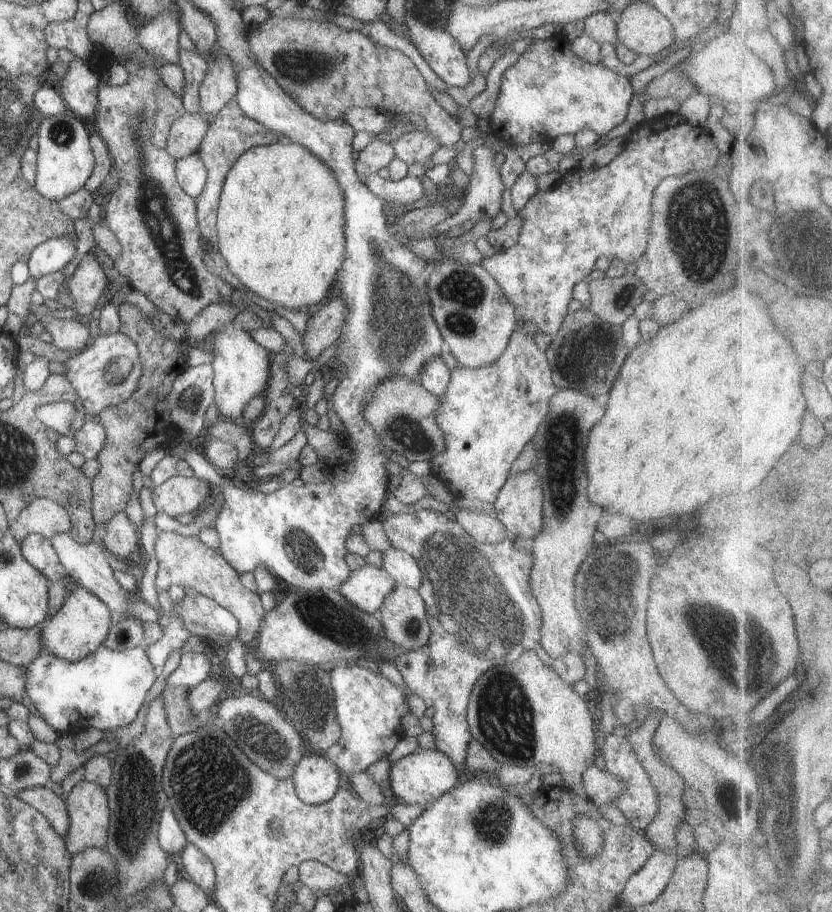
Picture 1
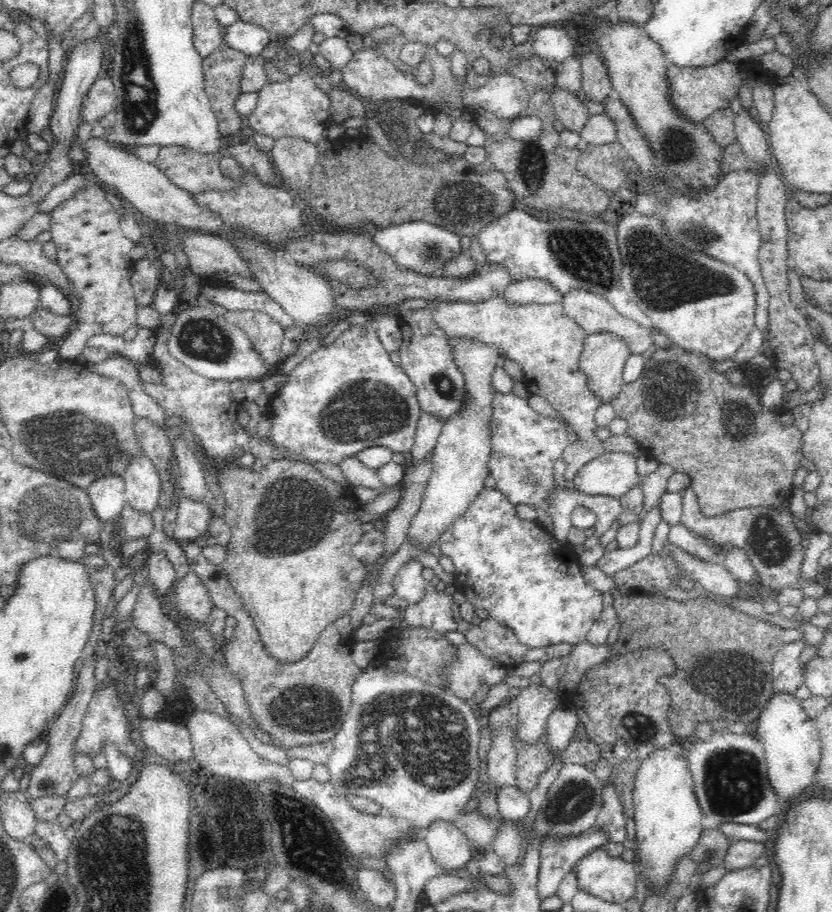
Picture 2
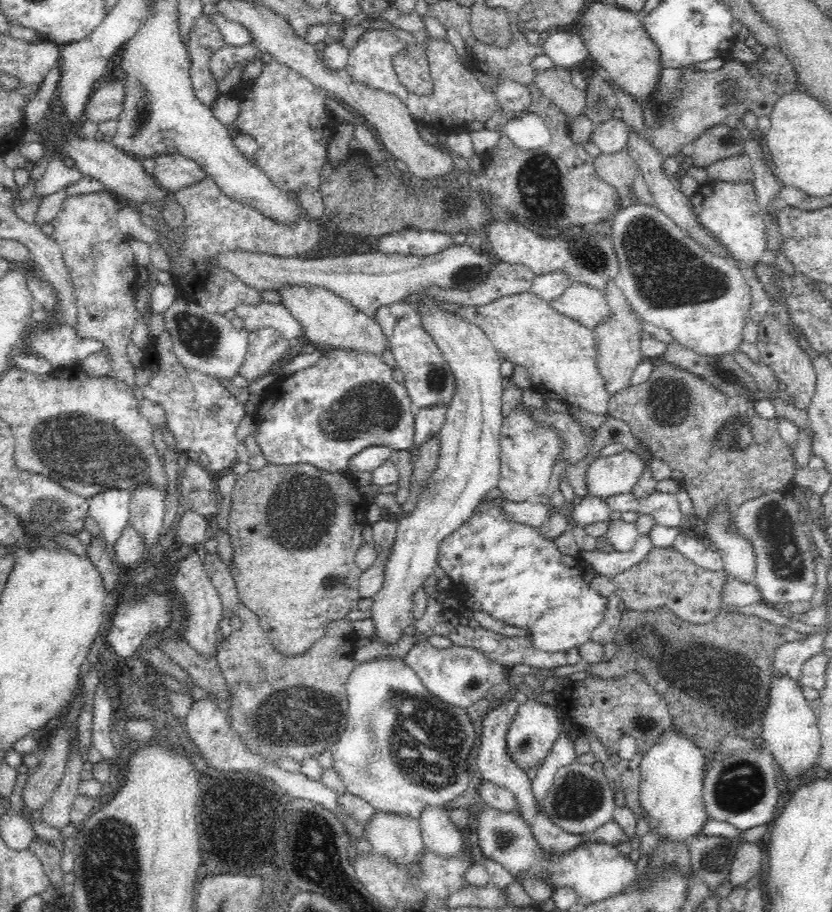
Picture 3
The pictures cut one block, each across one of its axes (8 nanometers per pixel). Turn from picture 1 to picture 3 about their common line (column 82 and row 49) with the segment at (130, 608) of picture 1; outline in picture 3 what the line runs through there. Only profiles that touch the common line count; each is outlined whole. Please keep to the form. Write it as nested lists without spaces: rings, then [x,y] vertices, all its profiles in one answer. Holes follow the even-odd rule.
[[[548,31],[543,35],[543,54],[550,57],[553,64],[565,69],[588,60],[588,49],[581,35],[566,31]]]

